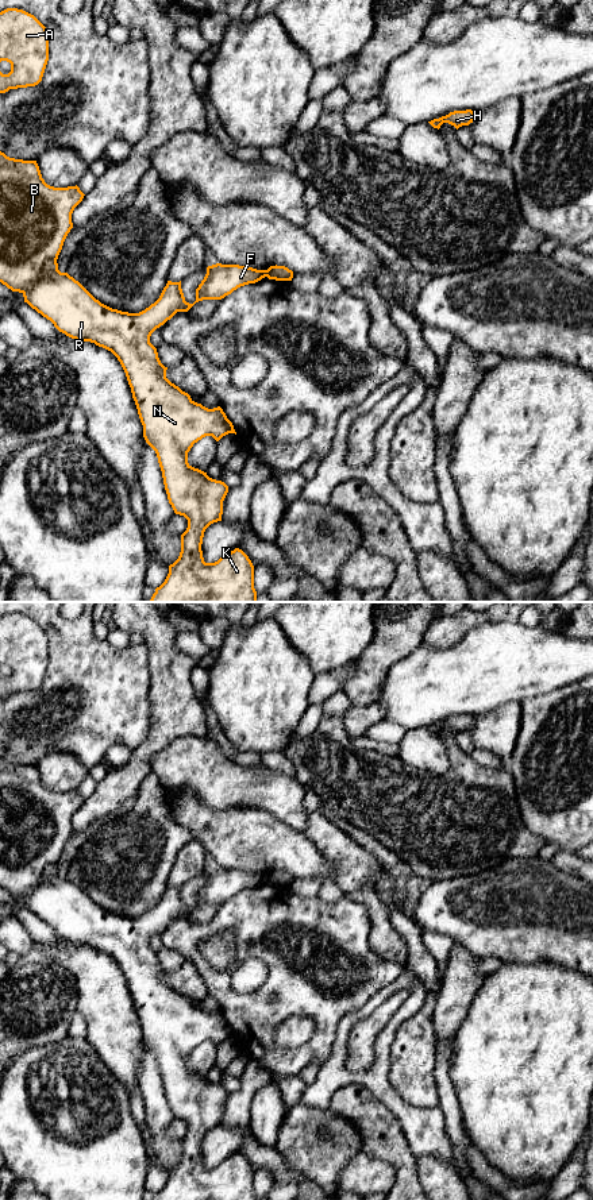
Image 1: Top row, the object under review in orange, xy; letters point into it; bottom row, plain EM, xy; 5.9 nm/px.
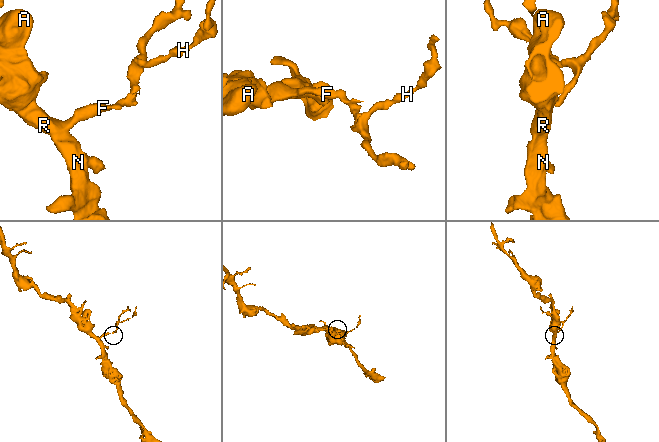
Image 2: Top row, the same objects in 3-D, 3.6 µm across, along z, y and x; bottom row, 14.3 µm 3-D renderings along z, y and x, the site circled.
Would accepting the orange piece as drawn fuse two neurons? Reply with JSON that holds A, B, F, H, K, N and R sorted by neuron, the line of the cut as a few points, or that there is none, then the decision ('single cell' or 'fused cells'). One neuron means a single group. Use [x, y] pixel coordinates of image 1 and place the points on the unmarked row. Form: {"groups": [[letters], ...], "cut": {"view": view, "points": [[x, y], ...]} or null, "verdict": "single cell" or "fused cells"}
{"groups": [["A", "B", "F", "K", "N", "R"], ["H"]], "cut": {"view": "xy", "points": [[265, 875], [266, 880]]}, "verdict": "fused cells"}

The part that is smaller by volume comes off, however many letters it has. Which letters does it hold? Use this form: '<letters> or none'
H

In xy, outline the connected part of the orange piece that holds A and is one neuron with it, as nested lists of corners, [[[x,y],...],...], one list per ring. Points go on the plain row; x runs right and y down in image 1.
[[[18,613],[0,617],[1,665],[11,668],[11,676],[0,676],[0,698],[42,686],[49,665],[49,637],[34,620]]]

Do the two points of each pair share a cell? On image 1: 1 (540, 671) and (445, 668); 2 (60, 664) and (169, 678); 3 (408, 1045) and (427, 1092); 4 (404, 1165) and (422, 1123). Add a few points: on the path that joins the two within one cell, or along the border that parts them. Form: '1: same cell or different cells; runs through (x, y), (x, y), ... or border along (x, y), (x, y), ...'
1: same cell; runs through (516, 668), (469, 668)
2: different cells; border along (143, 644), (147, 651), (149, 707)
3: same cell; runs through (412, 1057), (412, 1077), (415, 1080)
4: different cells; border along (397, 1121), (407, 1145), (416, 1158)

